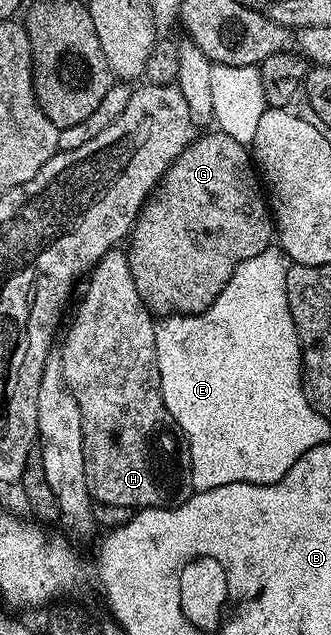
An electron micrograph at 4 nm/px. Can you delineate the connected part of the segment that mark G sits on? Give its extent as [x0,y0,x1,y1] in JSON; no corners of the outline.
[125,133,273,315]

